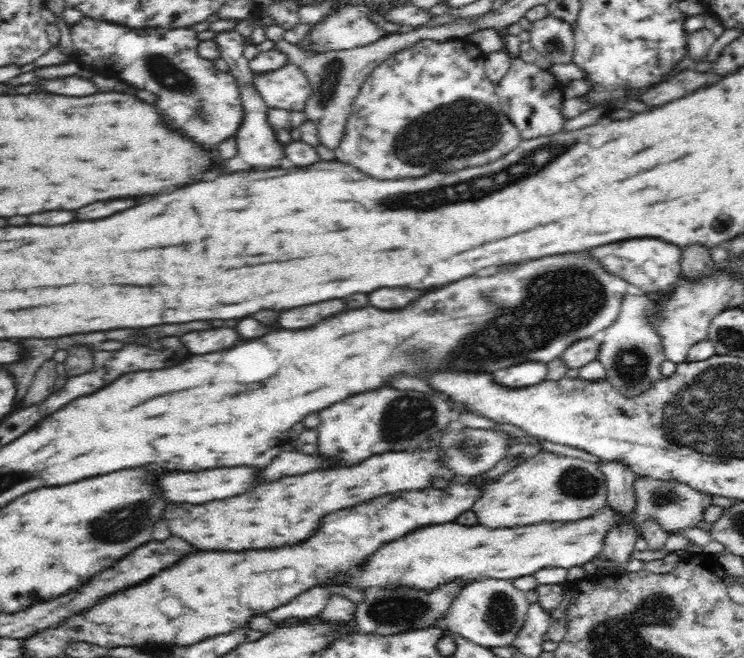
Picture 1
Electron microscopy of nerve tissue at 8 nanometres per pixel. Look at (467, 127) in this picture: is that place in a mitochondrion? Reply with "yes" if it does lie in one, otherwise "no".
yes

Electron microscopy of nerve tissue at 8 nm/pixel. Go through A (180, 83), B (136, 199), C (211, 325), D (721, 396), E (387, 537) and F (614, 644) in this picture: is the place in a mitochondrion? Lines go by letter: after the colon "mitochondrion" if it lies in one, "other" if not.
A: mitochondrion
B: other
C: other
D: mitochondrion
E: other
F: mitochondrion

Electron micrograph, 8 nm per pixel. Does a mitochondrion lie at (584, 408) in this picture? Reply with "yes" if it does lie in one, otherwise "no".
no

